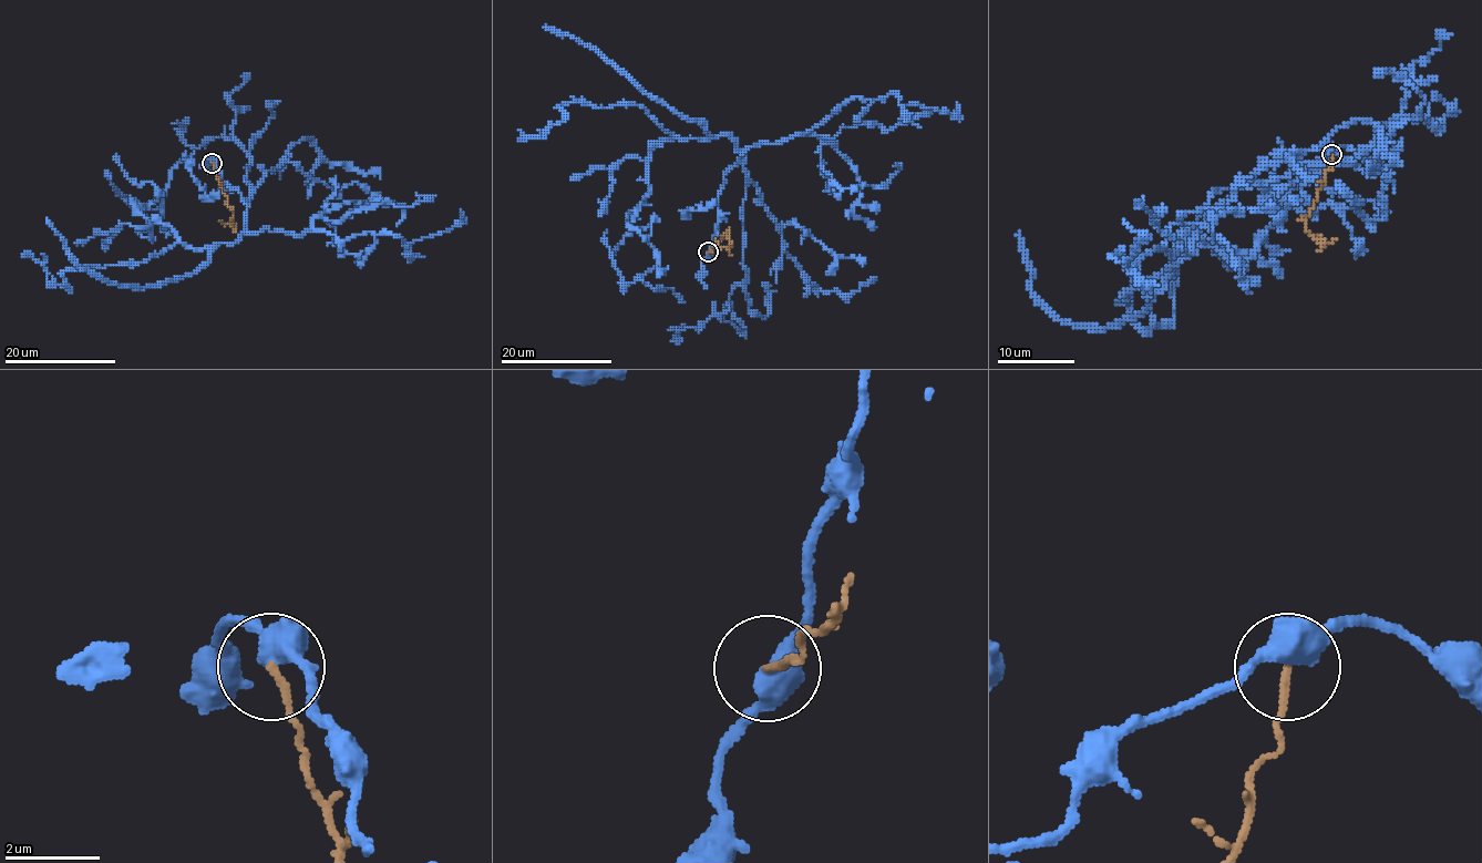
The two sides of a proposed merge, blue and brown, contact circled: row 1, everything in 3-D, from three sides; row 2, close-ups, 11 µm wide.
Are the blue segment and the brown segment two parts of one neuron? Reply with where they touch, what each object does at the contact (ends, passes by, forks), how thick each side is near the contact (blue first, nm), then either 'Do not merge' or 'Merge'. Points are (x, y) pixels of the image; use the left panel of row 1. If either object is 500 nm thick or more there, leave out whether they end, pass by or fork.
Place: (212, 163). At the ring blue passes by. At the ring brown ends. Thickness 480 nm (blue) against 150 nm. Do not merge

